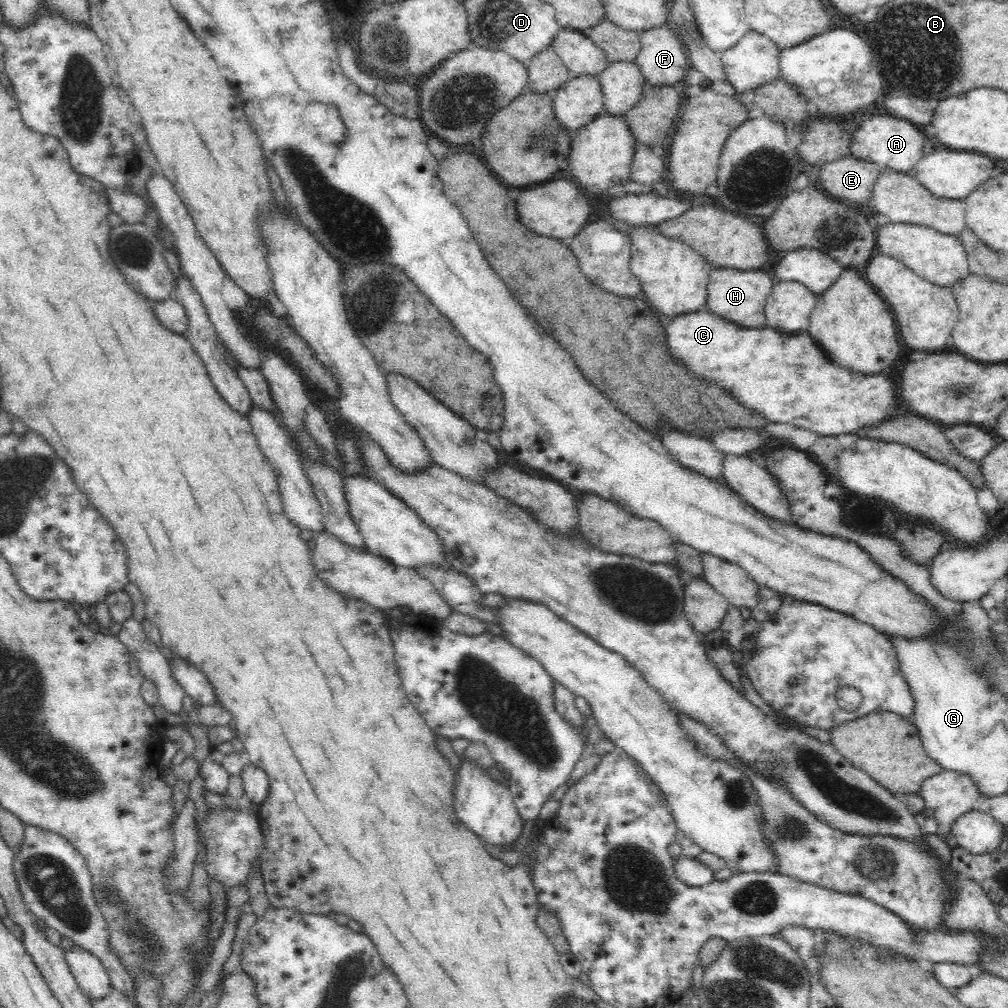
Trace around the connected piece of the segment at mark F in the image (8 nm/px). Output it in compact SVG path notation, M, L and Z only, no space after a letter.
M669 23L641 31L641 49L635 58L647 86L680 84L686 76L687 50Z

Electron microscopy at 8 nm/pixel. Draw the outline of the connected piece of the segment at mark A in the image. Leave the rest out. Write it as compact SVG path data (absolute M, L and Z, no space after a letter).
M886 113L886 116L874 116L858 126L852 134L850 152L858 160L880 164L882 169L910 173L913 166L924 156L924 142L926 140L921 126Z

